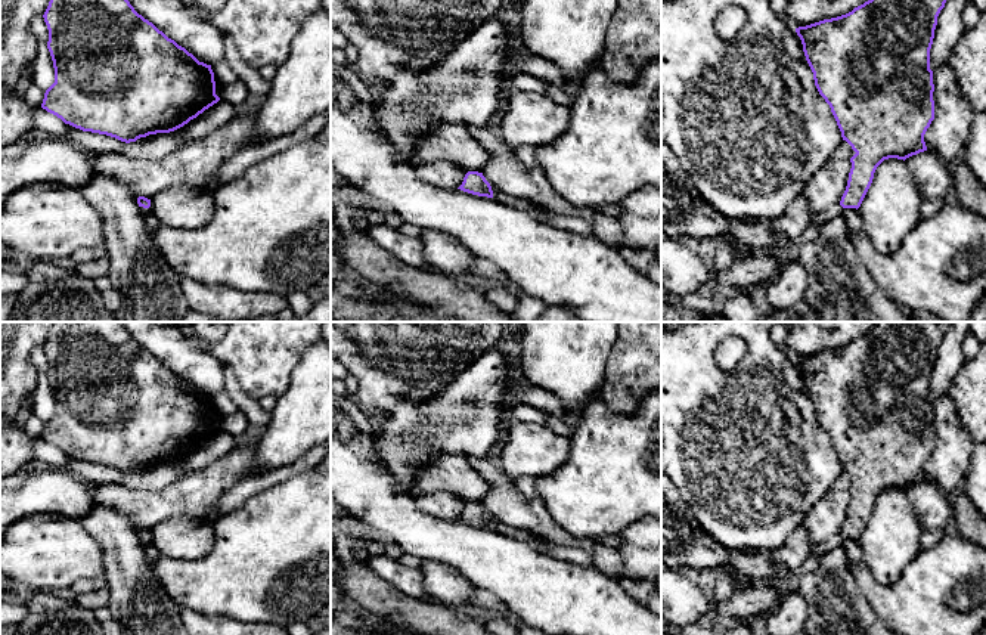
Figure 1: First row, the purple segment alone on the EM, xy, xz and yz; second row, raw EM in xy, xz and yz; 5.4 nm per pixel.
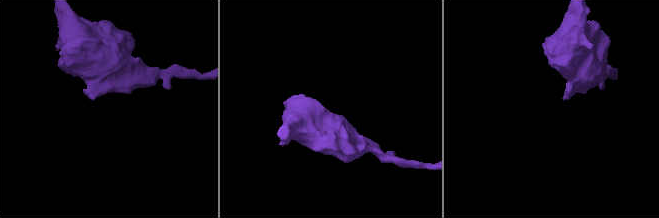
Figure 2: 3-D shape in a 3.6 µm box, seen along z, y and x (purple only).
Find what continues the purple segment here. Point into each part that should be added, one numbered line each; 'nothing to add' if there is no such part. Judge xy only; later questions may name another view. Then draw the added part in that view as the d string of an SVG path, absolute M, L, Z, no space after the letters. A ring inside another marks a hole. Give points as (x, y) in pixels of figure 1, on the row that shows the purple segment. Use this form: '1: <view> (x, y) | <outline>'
nothing to add

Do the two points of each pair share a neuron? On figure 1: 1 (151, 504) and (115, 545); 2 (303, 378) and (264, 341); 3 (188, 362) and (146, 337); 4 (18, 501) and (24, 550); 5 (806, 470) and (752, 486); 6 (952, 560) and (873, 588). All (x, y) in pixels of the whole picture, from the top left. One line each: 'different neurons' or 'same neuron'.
1: different neurons
2: different neurons
3: same neuron
4: different neurons
5: same neuron
6: same neuron

